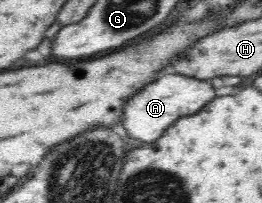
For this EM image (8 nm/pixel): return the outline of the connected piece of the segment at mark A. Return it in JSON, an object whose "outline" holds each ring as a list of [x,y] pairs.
{"outline":[[[163,75],[159,81],[149,83],[143,91],[139,91],[135,97],[131,97],[125,103],[125,113],[123,113],[123,127],[127,129],[129,137],[139,139],[143,143],[151,143],[159,139],[173,121],[199,113],[209,101],[213,101],[215,89],[210,81],[201,81],[193,77],[183,77],[183,75]]]}

